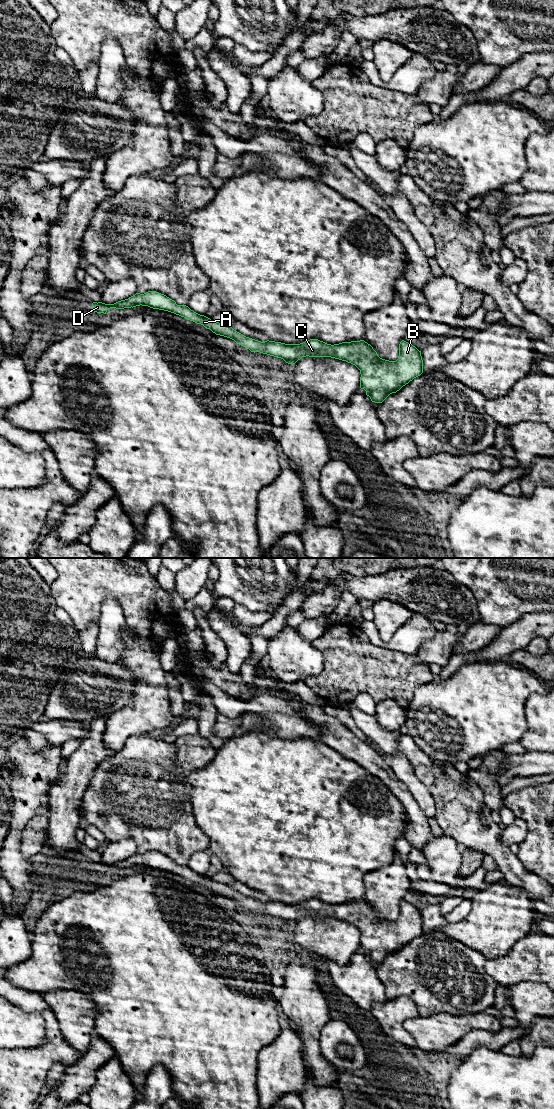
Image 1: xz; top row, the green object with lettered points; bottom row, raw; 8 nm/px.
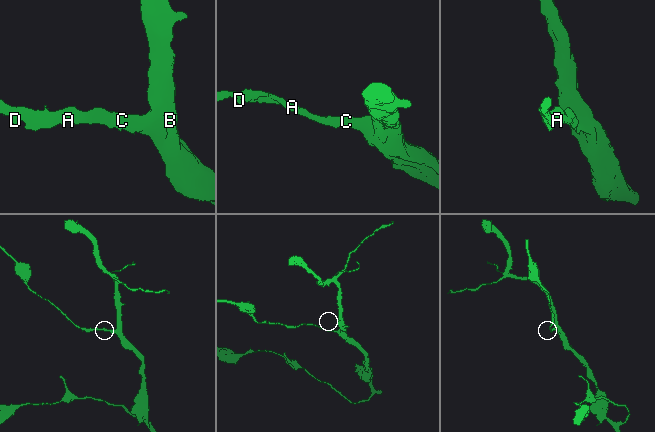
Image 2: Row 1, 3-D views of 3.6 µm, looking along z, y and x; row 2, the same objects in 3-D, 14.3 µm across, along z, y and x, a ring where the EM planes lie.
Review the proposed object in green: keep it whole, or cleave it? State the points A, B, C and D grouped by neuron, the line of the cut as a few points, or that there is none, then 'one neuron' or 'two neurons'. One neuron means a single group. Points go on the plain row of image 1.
A B C D | no cut | one neuron

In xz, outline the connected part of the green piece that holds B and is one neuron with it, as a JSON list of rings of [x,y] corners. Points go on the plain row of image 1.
[[[156,851],[136,853],[114,864],[93,862],[92,871],[106,874],[110,868],[124,869],[140,865],[174,873],[203,885],[216,895],[234,900],[251,912],[281,918],[288,924],[293,925],[306,916],[331,917],[351,923],[360,930],[360,948],[364,949],[366,955],[375,963],[382,963],[390,954],[396,953],[423,933],[421,911],[404,900],[399,904],[399,916],[396,921],[380,918],[373,907],[364,900],[334,905],[318,899],[310,899],[300,904],[285,904],[269,900],[261,902],[242,895],[228,884],[215,882],[200,875],[186,865],[177,865],[174,860]]]

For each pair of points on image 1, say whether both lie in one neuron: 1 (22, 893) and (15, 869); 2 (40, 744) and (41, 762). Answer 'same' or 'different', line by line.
1: same
2: different

